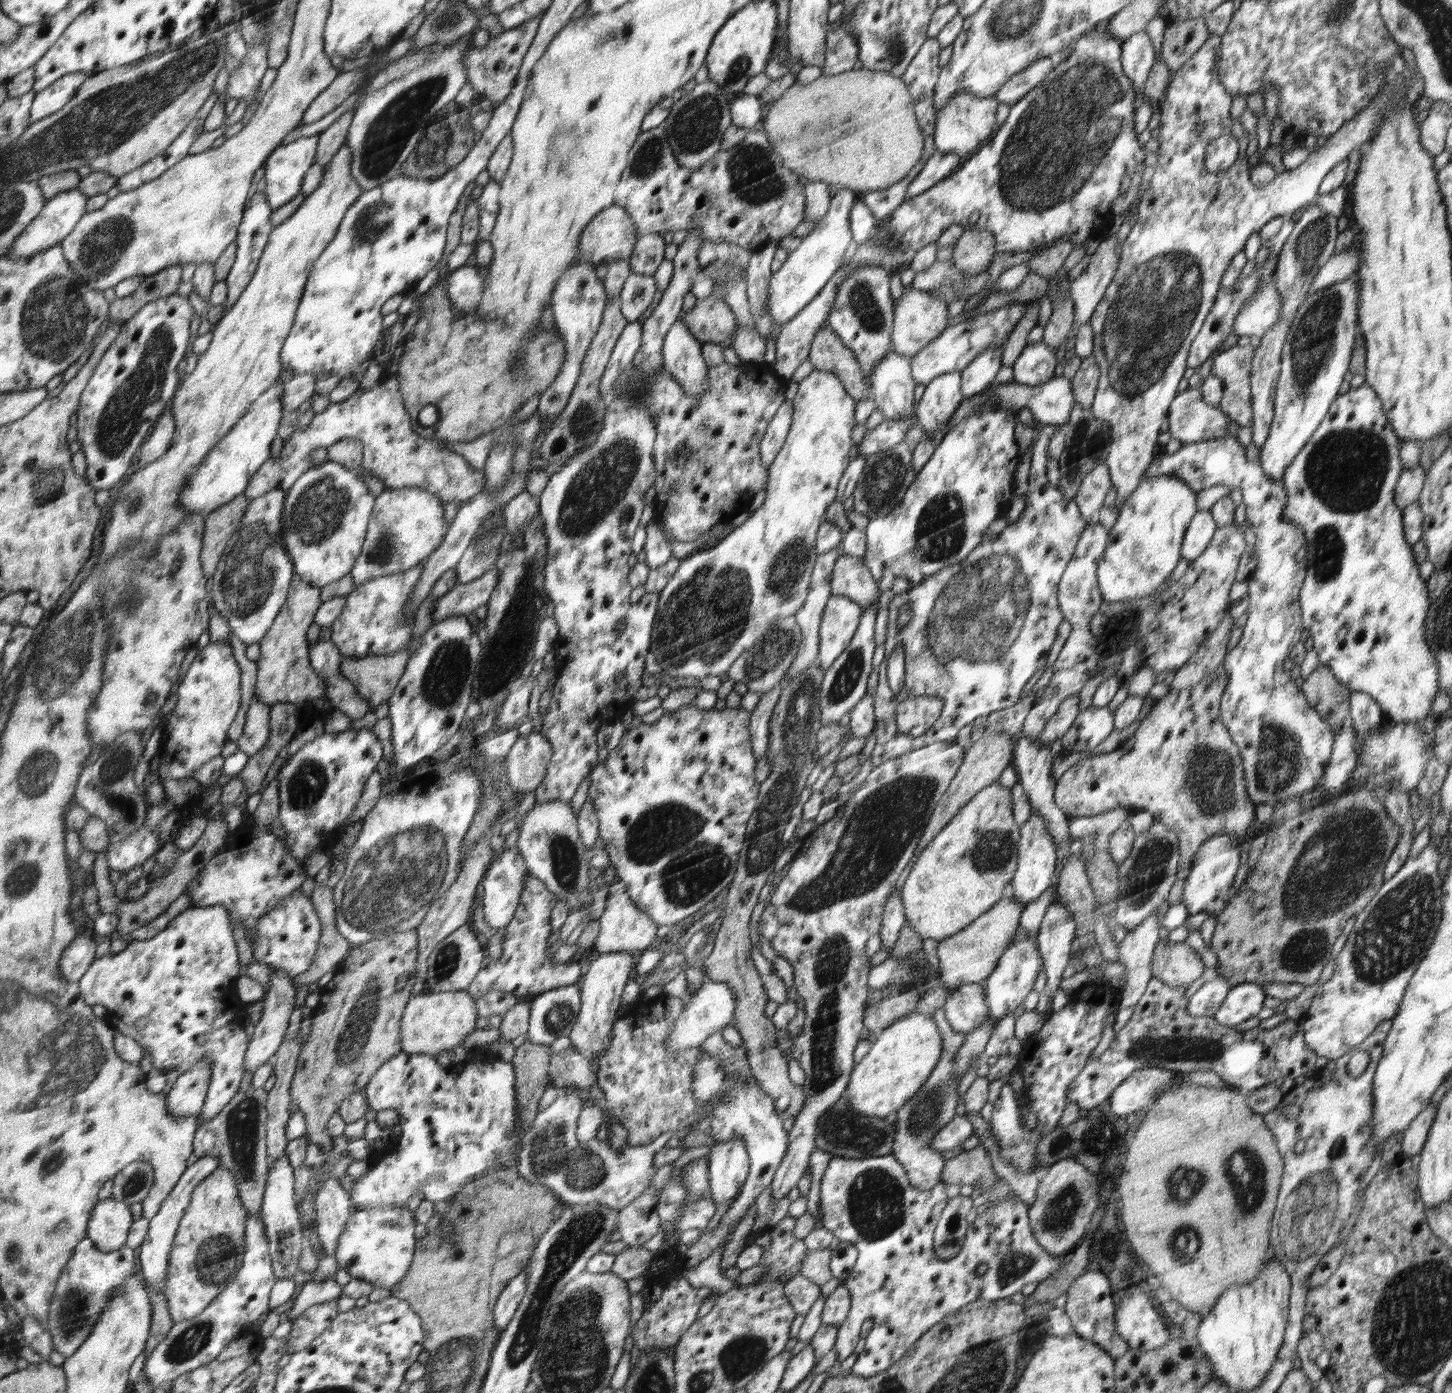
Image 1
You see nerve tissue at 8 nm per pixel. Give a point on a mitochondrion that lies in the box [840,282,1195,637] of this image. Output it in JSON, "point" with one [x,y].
{"point":[942,531]}

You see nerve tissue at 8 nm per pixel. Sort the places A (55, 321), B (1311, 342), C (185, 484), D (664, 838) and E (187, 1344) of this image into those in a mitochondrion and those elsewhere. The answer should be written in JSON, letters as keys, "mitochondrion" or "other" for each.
{"A":"mitochondrion","B":"mitochondrion","C":"other","D":"mitochondrion","E":"mitochondrion"}

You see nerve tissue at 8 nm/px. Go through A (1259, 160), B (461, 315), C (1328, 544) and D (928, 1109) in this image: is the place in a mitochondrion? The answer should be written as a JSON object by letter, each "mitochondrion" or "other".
{"A":"other","B":"other","C":"mitochondrion","D":"mitochondrion"}

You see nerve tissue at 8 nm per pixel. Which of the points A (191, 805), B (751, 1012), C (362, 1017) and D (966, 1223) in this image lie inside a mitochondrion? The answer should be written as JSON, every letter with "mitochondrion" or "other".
{"A":"other","B":"other","C":"mitochondrion","D":"other"}

